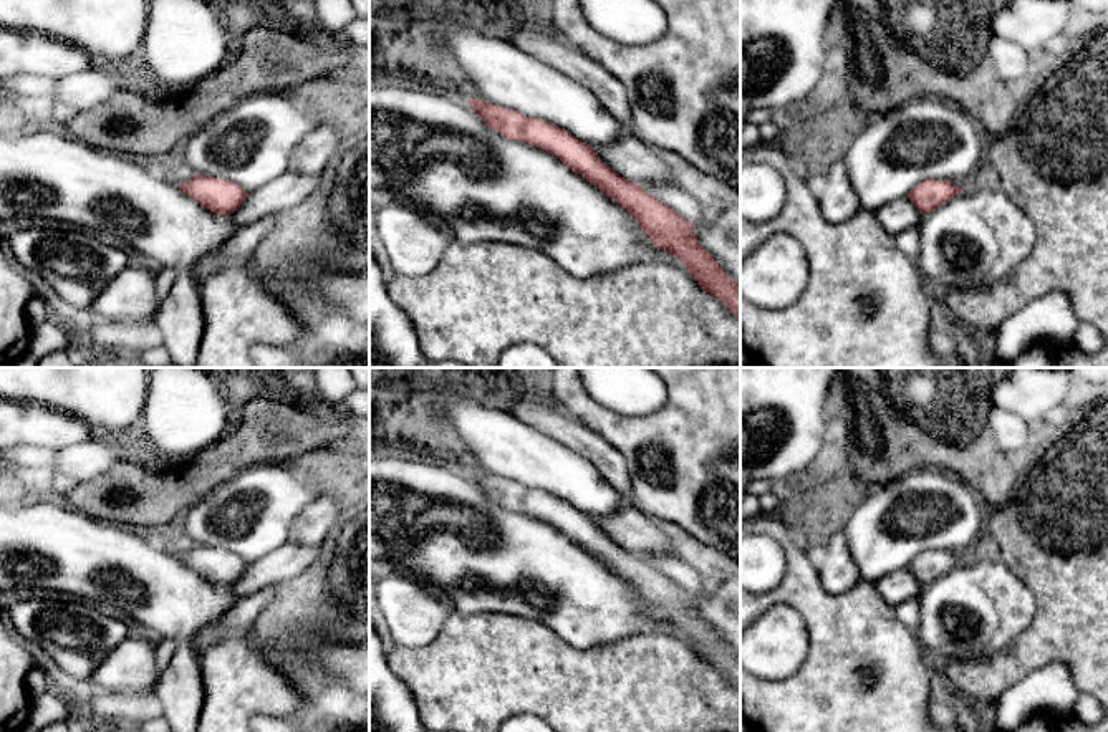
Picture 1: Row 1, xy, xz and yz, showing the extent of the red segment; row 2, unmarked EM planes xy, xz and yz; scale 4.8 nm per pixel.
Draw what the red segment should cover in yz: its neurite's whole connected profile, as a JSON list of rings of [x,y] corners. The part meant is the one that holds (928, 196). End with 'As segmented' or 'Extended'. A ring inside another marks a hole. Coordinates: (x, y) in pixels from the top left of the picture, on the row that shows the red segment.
[[[927,179],[918,184],[906,197],[886,204],[876,212],[881,227],[898,237],[901,232],[919,224],[923,214],[929,214],[957,194],[962,189],[951,181]]]. Extended

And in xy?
[[[287,171],[248,194],[232,181],[195,174],[179,189],[204,209],[217,215],[229,215],[237,227],[245,227],[293,209],[320,185],[320,179],[321,174],[306,176]]]. Extended

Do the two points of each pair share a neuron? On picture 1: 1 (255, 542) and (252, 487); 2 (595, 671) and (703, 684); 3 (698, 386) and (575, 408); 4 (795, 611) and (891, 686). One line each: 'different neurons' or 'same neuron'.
1: same neuron
2: same neuron
3: same neuron
4: same neuron

